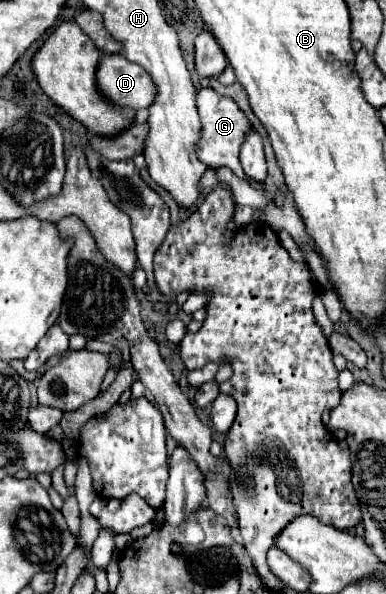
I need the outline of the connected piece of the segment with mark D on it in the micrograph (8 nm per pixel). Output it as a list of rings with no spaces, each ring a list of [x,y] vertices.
[[[121,53],[105,55],[97,69],[97,85],[109,101],[121,107],[145,109],[157,97],[157,85],[141,65],[131,63]]]

